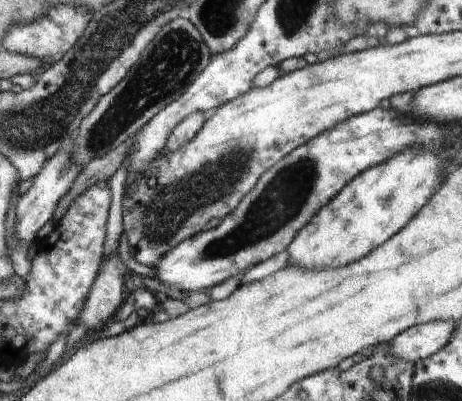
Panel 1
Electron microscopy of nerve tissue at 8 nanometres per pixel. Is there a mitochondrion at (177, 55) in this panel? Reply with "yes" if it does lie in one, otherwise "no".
yes

